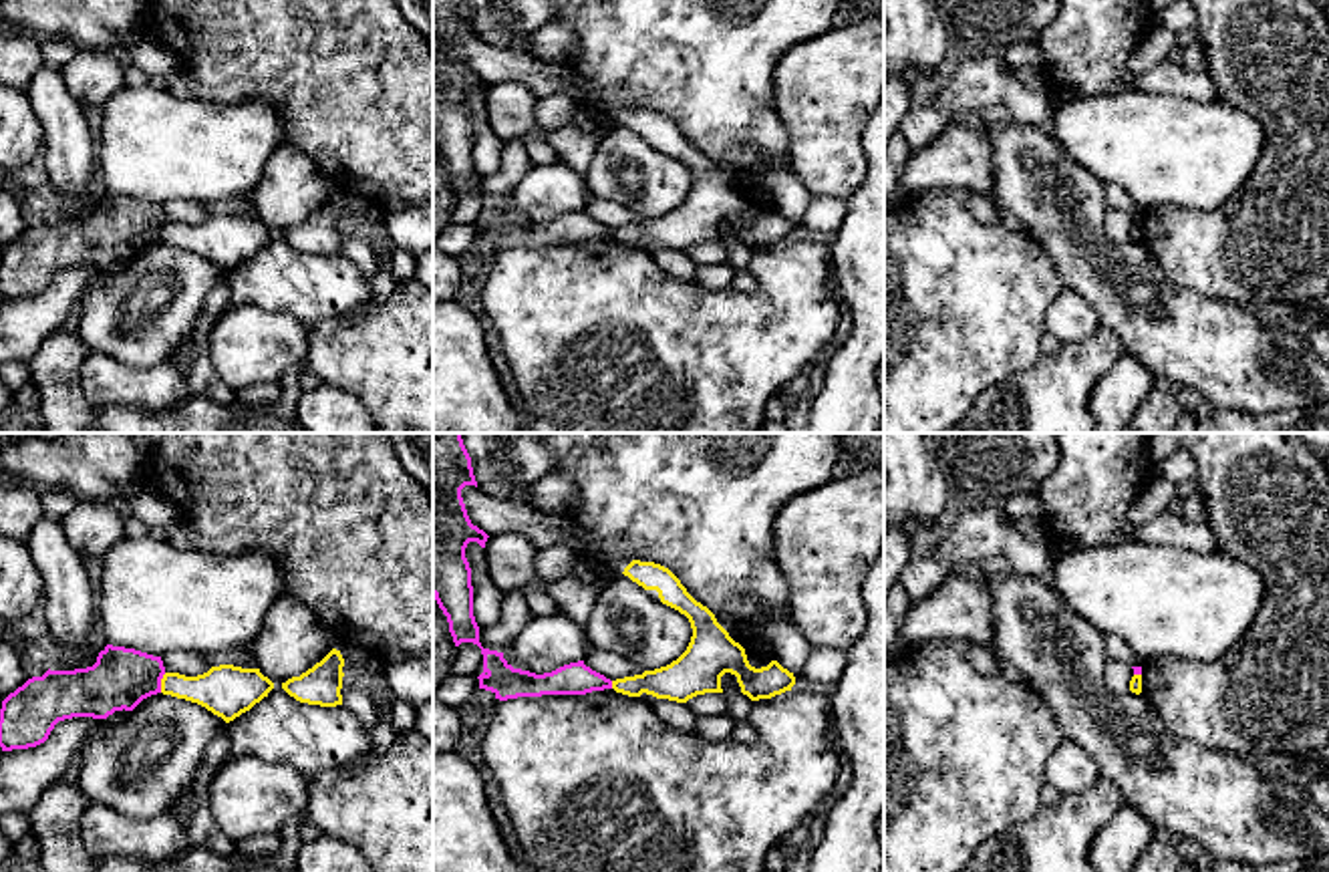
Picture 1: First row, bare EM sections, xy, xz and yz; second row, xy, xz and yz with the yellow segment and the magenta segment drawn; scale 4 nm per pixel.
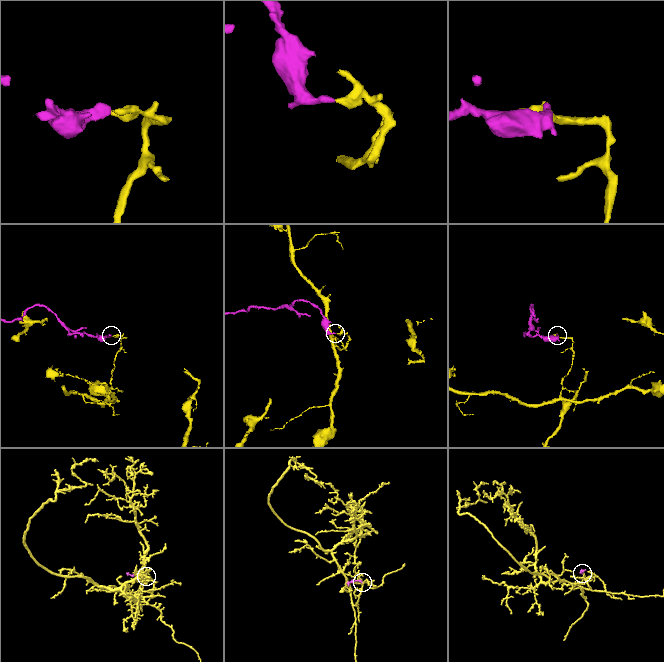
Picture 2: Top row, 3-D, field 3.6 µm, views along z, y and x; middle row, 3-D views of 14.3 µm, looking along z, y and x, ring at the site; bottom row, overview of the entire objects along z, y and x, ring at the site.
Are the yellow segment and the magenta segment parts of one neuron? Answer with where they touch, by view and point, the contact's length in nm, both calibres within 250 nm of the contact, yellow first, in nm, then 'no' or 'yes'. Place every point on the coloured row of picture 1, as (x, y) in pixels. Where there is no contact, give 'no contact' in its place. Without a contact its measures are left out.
xy (162, 683) | 80 nm | 200/240 nm | no

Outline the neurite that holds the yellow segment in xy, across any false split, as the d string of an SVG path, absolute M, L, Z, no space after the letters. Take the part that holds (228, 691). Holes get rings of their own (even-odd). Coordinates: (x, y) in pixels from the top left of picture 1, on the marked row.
M234 665L211 667L197 677L165 673L161 693L197 703L222 717L226 723L250 711L274 689L274 683L260 669Z

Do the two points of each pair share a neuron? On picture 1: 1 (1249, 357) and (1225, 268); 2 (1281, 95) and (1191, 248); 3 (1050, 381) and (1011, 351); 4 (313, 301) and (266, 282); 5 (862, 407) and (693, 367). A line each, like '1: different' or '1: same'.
1: different
2: same
3: different
4: same
5: different

